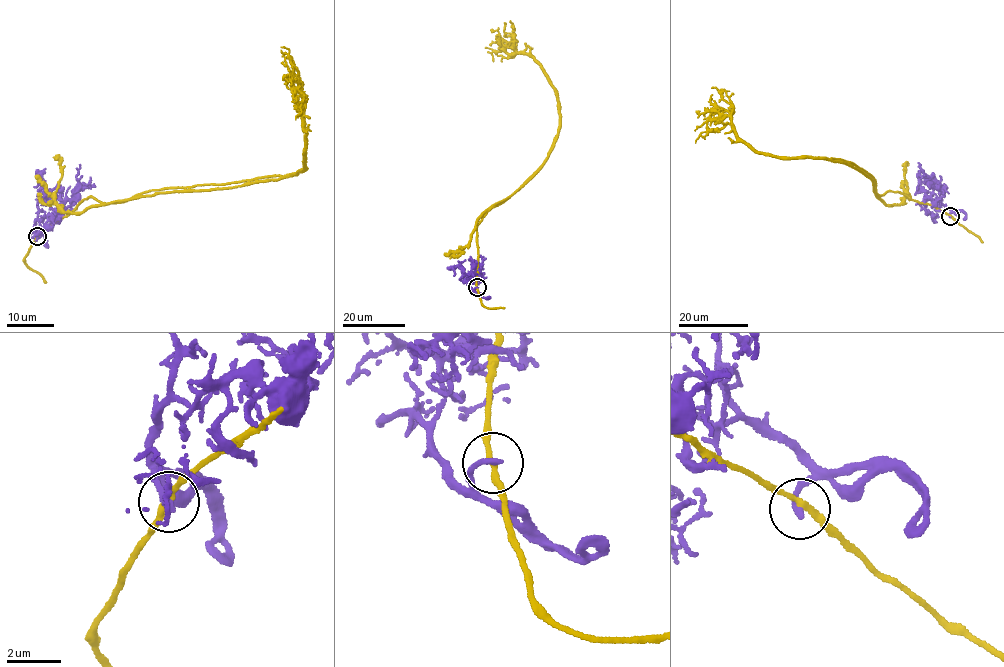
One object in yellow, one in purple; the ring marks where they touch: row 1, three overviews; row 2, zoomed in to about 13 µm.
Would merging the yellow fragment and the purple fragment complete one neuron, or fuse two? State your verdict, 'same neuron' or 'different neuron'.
different neuron

